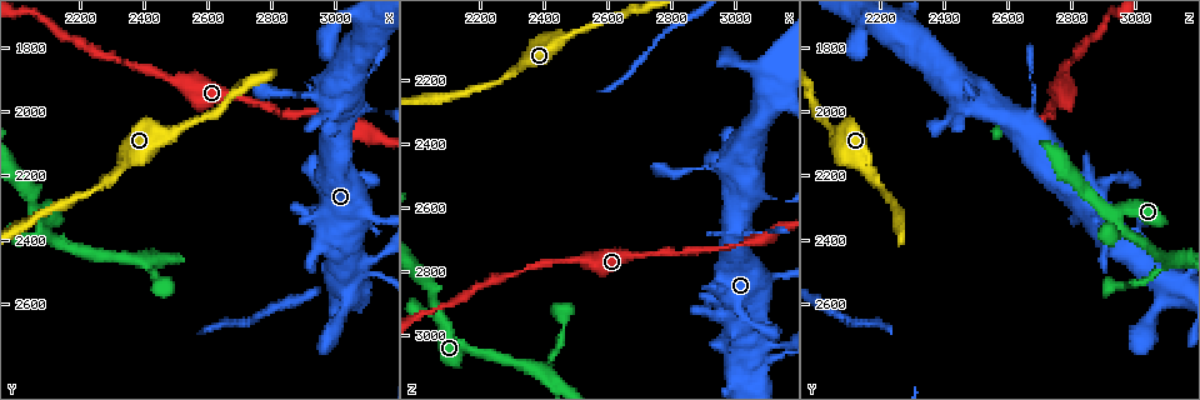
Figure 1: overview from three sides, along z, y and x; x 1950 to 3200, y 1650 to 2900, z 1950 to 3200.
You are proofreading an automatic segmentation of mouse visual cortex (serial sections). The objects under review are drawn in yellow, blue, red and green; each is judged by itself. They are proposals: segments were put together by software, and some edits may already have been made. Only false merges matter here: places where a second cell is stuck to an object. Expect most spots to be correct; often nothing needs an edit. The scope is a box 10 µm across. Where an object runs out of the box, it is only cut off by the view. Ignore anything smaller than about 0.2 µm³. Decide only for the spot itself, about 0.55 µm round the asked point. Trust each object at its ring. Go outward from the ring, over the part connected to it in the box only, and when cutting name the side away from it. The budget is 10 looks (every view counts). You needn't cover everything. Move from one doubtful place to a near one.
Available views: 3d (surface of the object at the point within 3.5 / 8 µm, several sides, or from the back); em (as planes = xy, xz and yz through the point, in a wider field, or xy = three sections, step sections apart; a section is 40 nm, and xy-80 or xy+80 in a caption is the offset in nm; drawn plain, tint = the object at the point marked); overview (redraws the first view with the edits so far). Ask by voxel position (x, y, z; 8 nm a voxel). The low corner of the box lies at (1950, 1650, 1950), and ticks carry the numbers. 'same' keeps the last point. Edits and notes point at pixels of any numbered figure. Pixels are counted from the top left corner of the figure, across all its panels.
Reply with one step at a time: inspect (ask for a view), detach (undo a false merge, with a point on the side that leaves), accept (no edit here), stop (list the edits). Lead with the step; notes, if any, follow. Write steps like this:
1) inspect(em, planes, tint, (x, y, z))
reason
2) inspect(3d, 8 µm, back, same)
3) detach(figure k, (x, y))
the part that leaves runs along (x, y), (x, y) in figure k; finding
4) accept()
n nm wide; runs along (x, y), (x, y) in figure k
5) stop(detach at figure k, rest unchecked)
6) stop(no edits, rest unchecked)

inspect(3d, 3.5 µm, (2500, 2070, 2060))
calibre changes

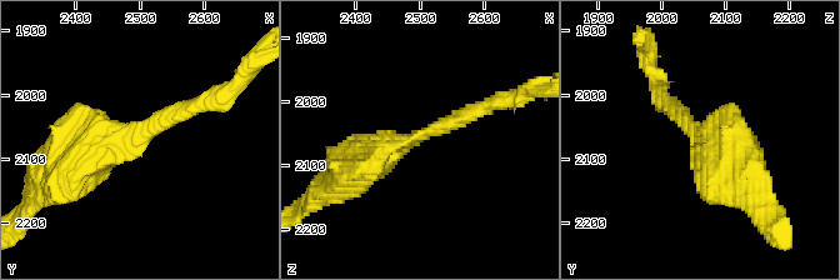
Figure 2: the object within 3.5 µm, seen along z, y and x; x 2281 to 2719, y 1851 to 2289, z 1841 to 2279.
inspect(em, xy, step 5, tint, (2490, 2075, 2060))
arms of 200, 500 nm

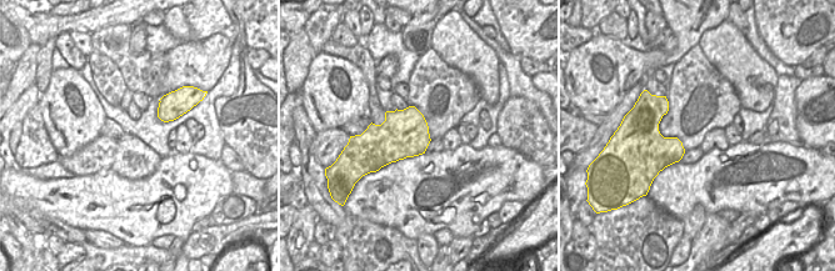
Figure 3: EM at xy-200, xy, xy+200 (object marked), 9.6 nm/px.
accept()
runs along (346, 180), (384, 144), (480, 109) in figure 2; one cell here

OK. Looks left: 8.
inspect(3d, 3.5 µm, (2500, 1910, 2770))
calibre changes

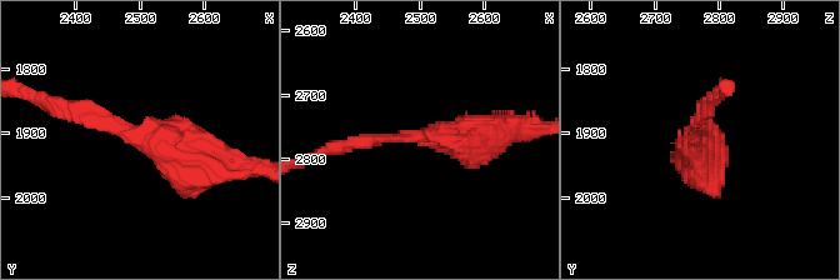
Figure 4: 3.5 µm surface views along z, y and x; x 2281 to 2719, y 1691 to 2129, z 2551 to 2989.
inspect(em, planes, tint, (2495, 1905, 2770))

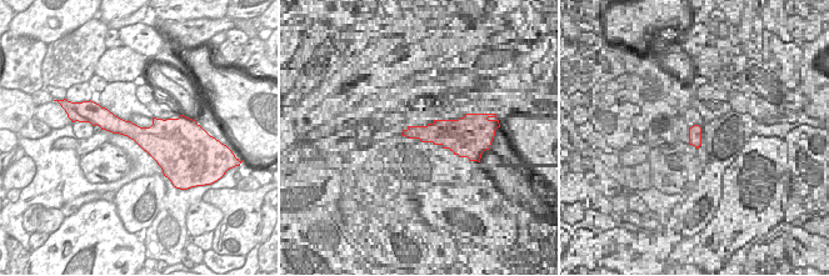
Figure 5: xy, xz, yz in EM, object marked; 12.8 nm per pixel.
accept()
runs along (211, 159), (58, 105) in figure 4; continuous, no second cell

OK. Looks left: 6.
inspect(3d, 3.5 µm, (3070, 2470, 3020))
abrupt turn

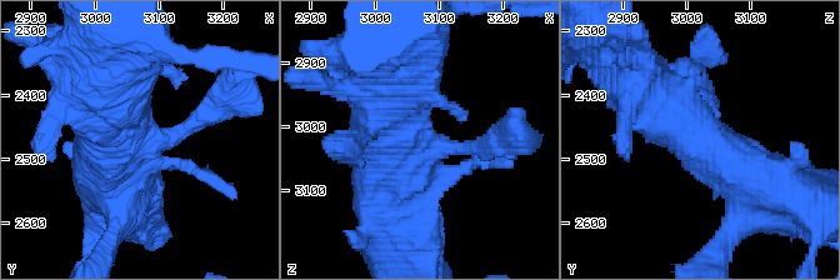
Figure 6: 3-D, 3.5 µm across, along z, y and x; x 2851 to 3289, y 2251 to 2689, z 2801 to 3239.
inspect(em, xy, step 2, plain, (3060, 2480, 3030))
shape alone is not enough

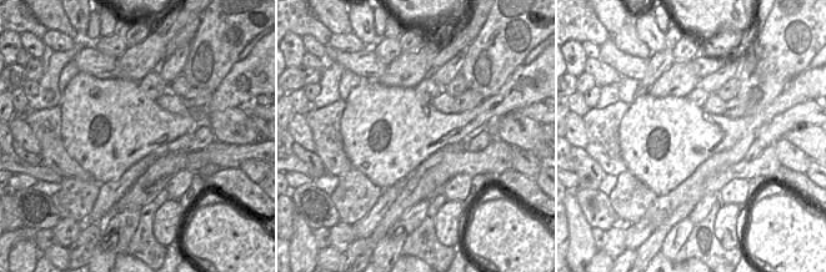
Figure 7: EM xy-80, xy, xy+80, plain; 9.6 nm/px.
inspect(em, xy, step 2, tint, same)

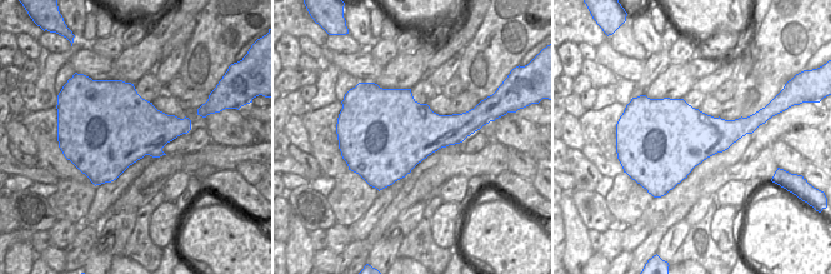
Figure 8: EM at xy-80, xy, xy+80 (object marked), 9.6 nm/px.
accept()
continuous, no second cell

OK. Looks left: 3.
inspect(3d, 3.5 µm, (3030, 2010, 2710))
sudden change in width

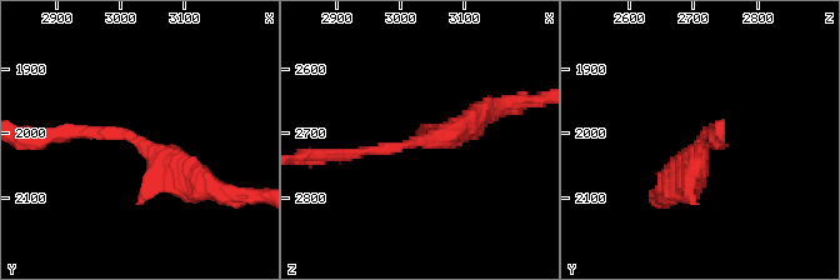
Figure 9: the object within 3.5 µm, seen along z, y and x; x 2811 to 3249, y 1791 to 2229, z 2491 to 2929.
inspect(em, planes, tint, (3020, 2015, 2715))
now the EM

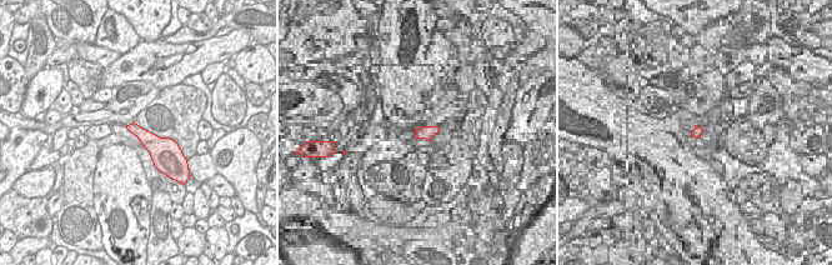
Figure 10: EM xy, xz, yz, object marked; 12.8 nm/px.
accept()
240 nm wide; runs along (53, 134), (126, 134), (199, 184) in figure 9; continuous, no second cell

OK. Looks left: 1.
stop(no edits, rest unchecked)

